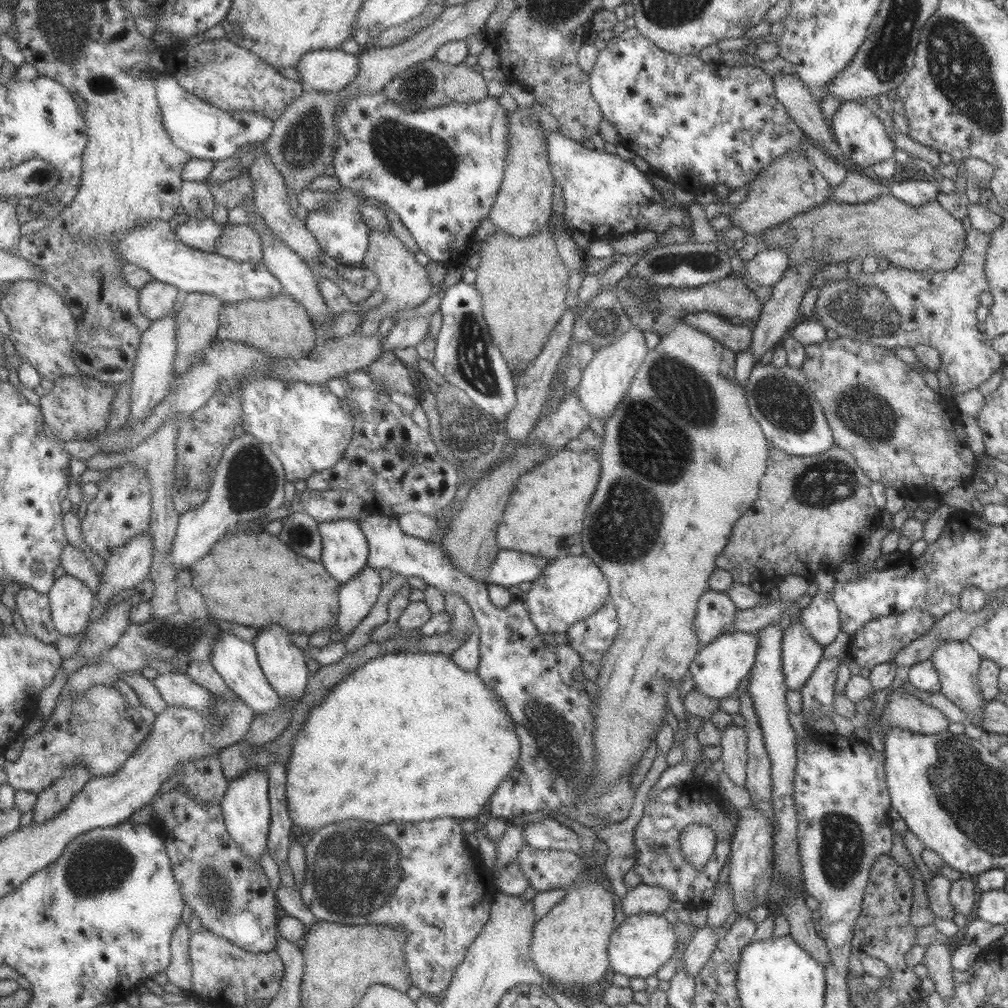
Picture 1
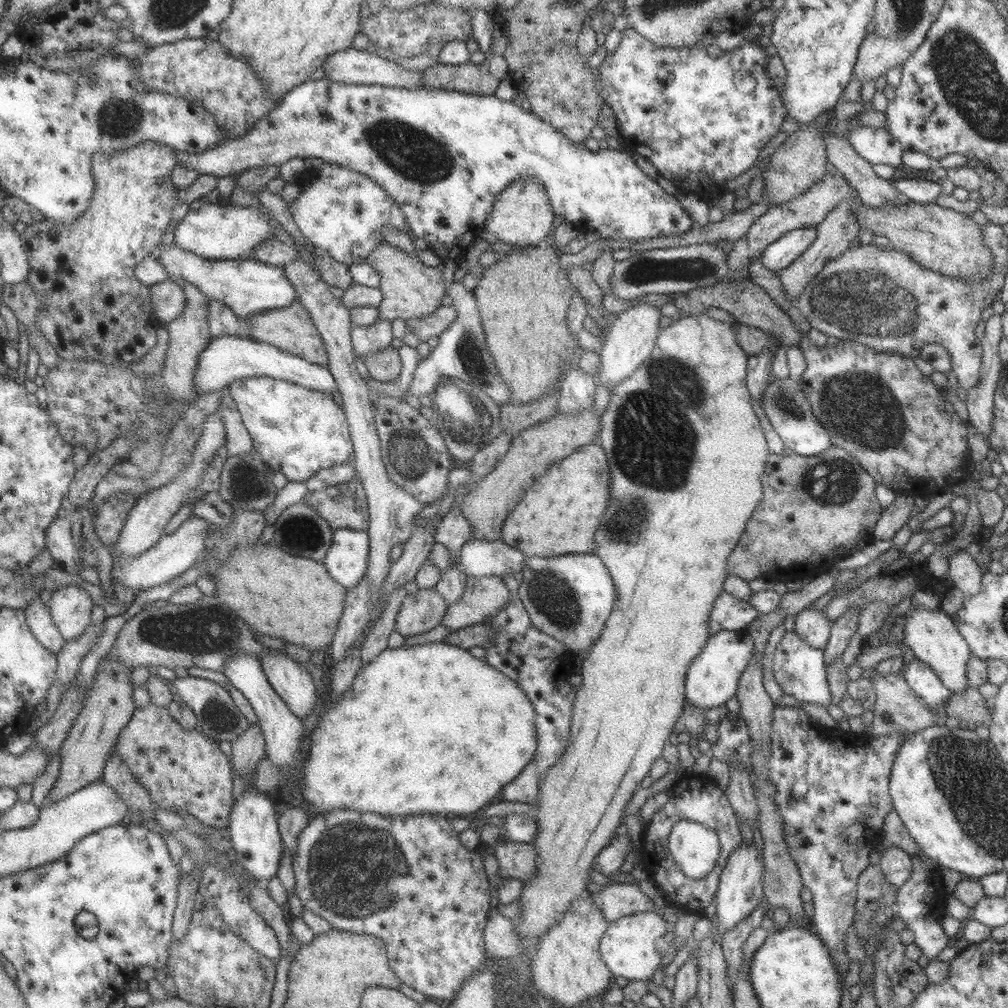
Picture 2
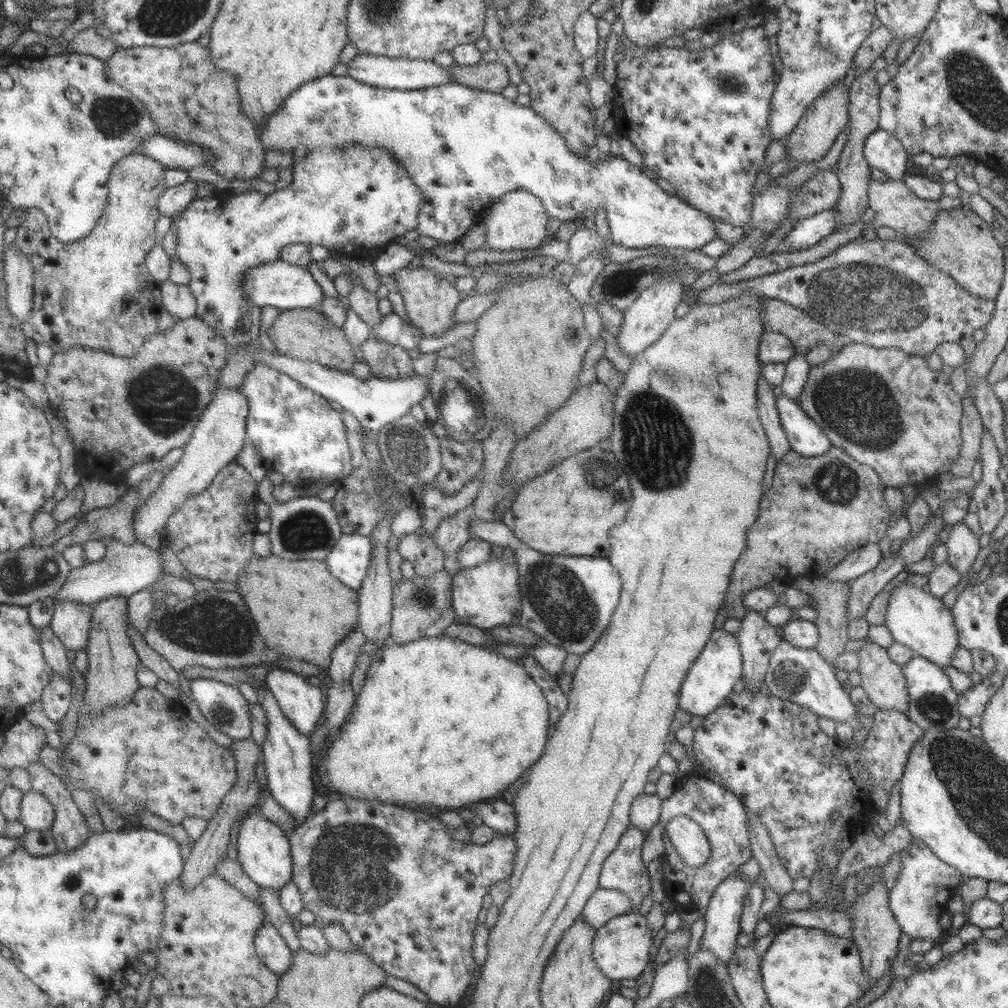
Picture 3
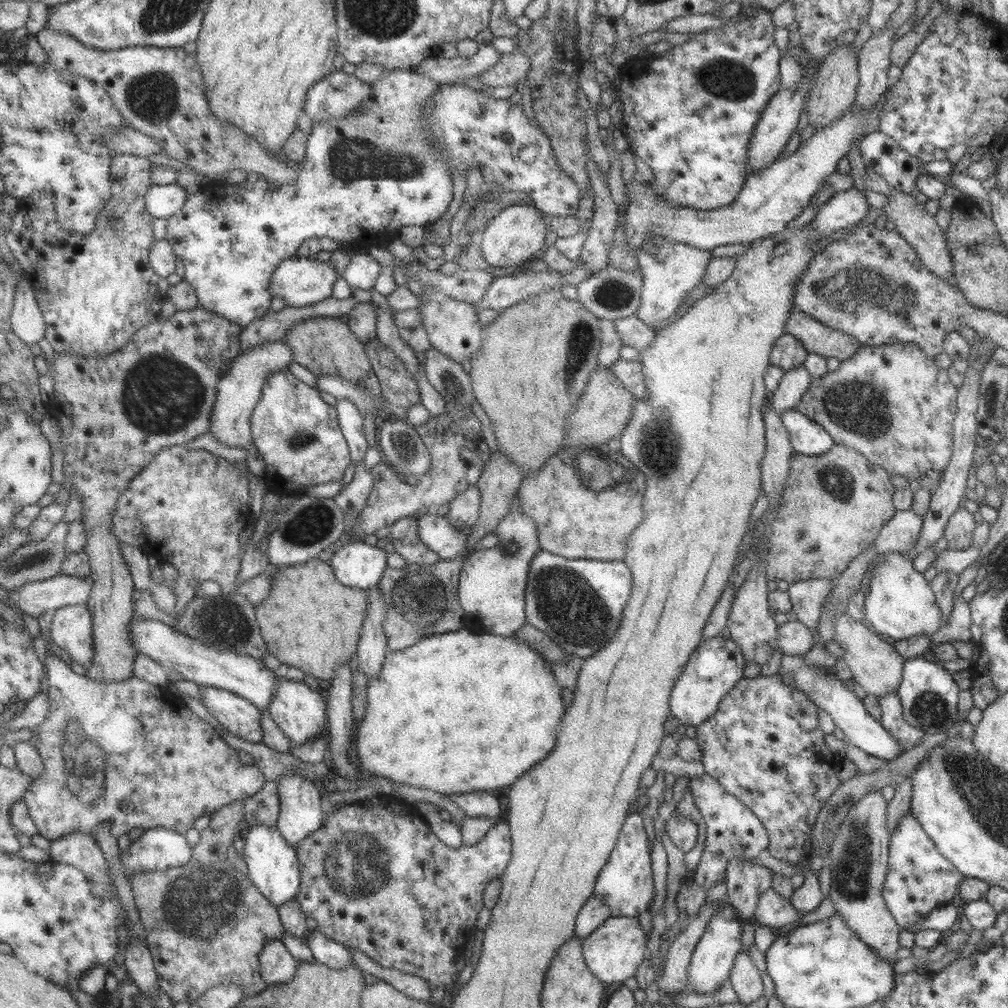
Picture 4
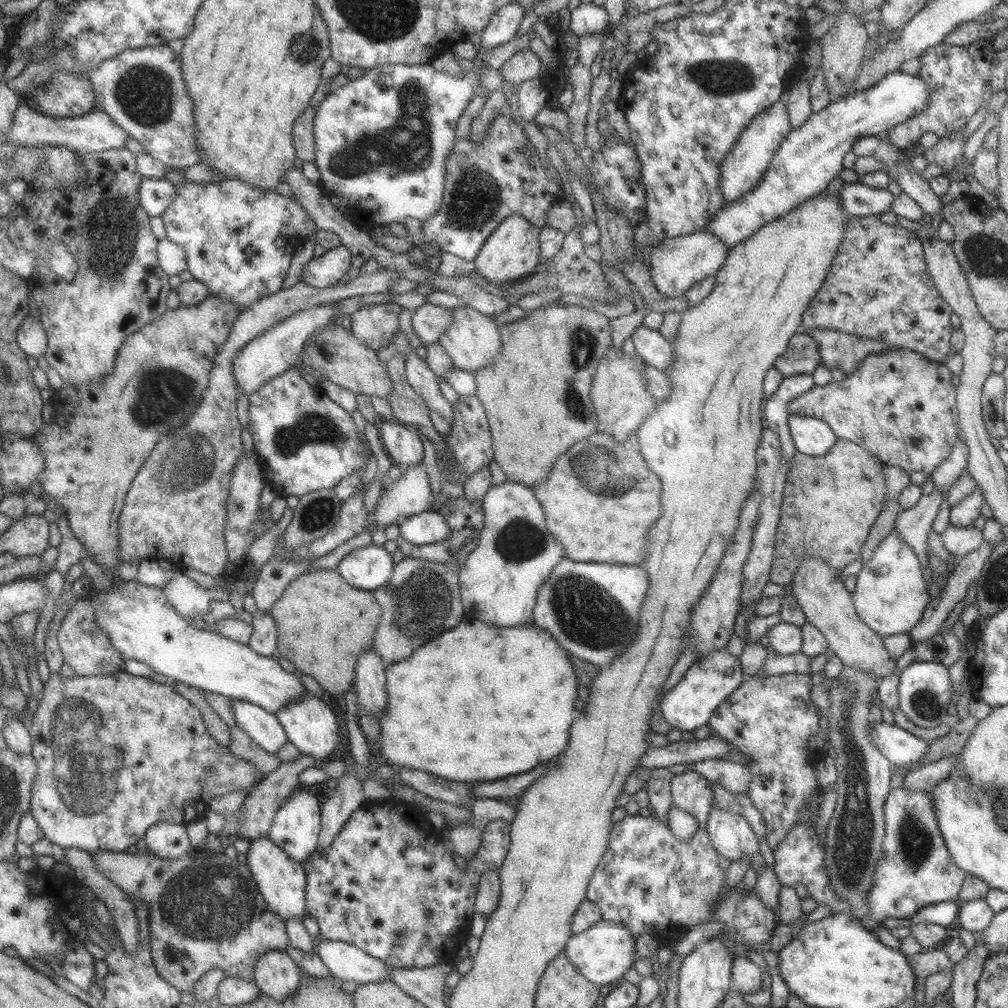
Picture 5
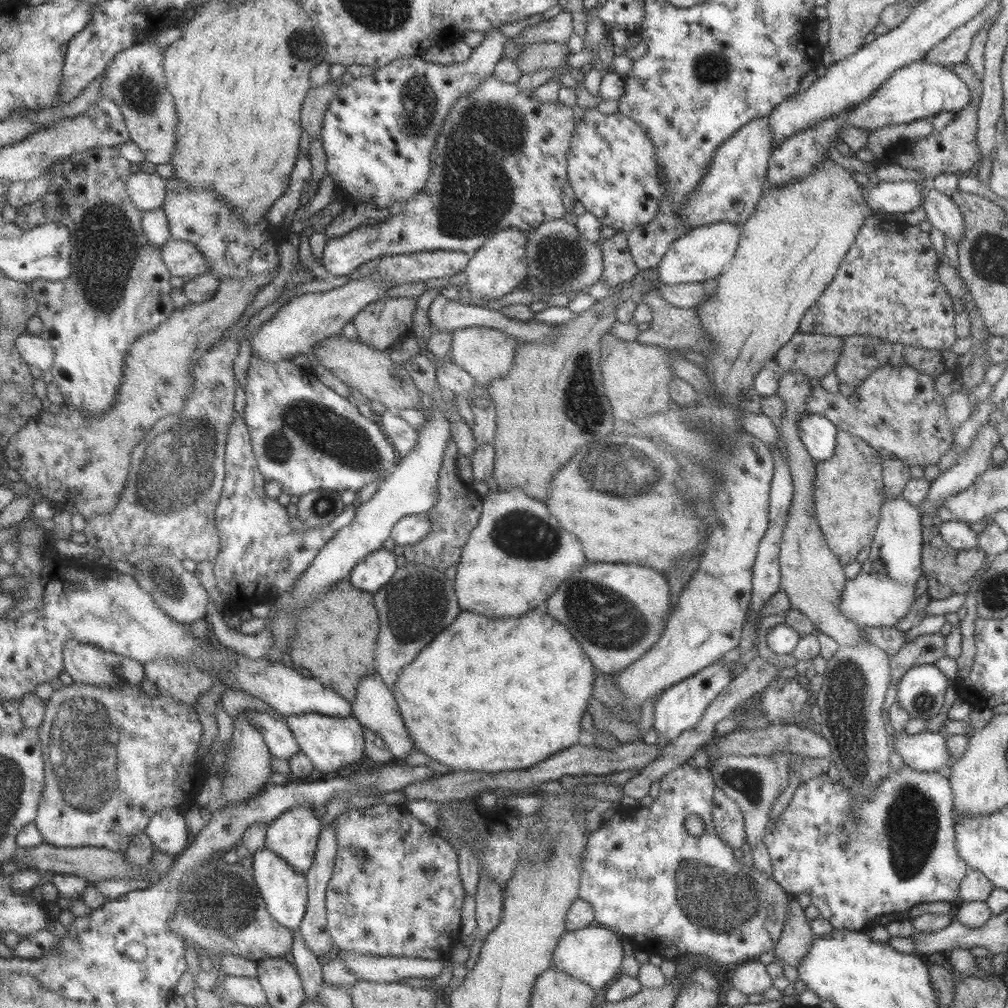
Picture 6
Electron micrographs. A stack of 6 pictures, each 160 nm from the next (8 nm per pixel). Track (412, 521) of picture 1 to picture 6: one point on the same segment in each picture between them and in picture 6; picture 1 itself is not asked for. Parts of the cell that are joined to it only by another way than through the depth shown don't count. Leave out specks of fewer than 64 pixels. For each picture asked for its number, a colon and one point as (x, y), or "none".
2: (452, 531)
3: (567, 600)
4: (555, 602)
5: (591, 609)
6: (615, 626)

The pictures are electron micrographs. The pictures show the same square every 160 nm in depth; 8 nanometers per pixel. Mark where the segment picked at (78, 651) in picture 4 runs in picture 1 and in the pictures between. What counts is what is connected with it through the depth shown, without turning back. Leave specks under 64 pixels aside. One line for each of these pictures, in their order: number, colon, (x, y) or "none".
1: (72, 601)
2: (72, 607)
3: (72, 621)

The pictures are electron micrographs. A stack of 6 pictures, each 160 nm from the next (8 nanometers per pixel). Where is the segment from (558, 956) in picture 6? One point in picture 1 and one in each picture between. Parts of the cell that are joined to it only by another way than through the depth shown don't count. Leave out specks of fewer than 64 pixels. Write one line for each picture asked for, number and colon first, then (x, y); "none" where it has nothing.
1: (642, 943)
2: (630, 947)
3: (621, 947)
4: (612, 952)
5: (604, 952)

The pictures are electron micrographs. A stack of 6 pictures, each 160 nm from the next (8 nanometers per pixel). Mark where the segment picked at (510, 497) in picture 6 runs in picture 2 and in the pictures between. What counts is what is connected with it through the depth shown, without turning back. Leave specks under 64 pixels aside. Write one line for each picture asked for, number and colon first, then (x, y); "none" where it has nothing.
2: (485, 596)
3: (487, 595)
4: (491, 583)
5: (514, 553)

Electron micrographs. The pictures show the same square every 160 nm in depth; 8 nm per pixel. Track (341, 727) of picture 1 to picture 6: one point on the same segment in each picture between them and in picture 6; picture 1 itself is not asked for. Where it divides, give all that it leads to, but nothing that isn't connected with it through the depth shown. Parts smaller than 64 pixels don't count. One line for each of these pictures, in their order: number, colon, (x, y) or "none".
2: (450, 731)
3: (494, 724)
4: (463, 711)
5: (479, 703)
6: (488, 695)

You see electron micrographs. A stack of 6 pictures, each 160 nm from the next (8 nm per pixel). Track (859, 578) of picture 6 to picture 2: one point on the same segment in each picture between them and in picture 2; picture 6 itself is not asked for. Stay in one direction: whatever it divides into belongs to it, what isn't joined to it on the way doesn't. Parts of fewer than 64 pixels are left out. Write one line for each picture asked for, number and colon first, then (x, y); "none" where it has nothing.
2: (931, 635)
3: (919, 621)
4: (900, 604)
5: (890, 596)

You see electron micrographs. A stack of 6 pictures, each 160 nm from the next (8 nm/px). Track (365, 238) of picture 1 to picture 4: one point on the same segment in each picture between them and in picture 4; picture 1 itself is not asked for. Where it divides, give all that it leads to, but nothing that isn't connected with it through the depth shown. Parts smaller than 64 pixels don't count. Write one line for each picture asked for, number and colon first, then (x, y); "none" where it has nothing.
2: (341, 211)
3: (356, 199)
4: (368, 174)

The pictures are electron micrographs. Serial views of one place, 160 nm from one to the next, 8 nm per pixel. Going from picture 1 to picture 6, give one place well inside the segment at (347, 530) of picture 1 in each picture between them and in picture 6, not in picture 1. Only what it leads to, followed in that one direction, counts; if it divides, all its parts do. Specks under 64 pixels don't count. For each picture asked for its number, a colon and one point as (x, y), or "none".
2: (348, 560)
3: (350, 560)
4: (357, 564)
5: (368, 568)
6: (375, 572)

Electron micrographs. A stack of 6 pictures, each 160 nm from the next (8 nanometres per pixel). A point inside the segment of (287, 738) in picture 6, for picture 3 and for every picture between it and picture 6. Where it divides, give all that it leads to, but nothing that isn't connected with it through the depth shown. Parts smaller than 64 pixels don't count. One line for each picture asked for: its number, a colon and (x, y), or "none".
3: (223, 706)
4: (239, 716)
5: (264, 727)

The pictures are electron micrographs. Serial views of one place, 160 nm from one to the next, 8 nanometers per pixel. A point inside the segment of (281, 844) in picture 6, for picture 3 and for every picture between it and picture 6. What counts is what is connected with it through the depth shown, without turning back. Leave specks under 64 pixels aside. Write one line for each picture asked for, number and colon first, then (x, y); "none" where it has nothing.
3: (288, 759)
4: (301, 809)
5: (298, 824)

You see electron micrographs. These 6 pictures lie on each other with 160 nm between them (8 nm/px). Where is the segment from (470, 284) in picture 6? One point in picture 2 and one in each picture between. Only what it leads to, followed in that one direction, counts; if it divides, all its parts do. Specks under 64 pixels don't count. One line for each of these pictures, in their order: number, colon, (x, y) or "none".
2: (521, 214)
3: (517, 221)
4: (516, 234)
5: (512, 250)

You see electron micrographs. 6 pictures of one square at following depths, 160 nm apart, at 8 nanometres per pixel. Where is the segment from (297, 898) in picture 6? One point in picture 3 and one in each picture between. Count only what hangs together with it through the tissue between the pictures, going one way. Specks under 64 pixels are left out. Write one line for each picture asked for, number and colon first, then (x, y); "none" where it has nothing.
3: (263, 848)
4: (273, 864)
5: (283, 880)

